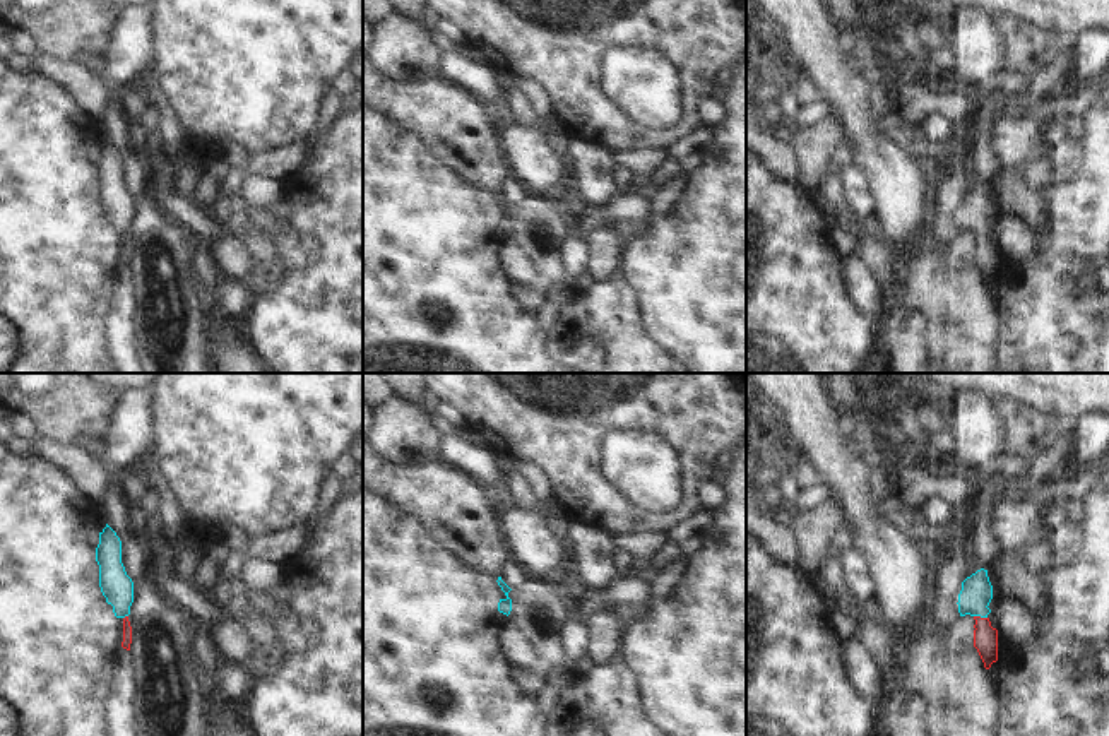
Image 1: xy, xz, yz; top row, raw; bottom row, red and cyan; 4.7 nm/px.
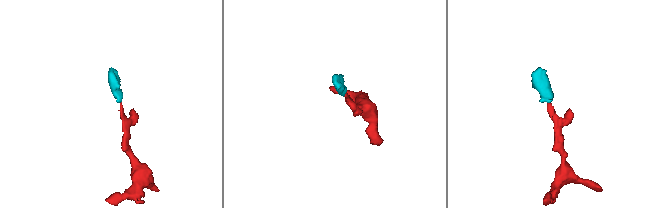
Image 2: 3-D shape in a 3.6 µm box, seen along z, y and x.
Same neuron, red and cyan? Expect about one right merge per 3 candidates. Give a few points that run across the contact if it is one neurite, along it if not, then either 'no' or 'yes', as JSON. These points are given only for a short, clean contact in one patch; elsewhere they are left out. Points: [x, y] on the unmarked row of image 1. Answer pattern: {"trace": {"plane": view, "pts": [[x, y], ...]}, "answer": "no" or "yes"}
{"trace": {"plane": "yz", "pts": [[984, 252], [979, 233], [976, 211]]}, "answer": "yes"}

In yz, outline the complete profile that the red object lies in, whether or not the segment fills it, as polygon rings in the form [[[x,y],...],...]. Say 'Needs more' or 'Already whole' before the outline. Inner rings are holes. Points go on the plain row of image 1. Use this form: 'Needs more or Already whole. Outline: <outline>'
Needs more. Outline: [[[981,185],[962,199],[958,211],[960,233],[970,231],[974,241],[974,264],[977,265],[984,284],[989,286],[998,277],[998,246],[991,243],[987,224],[993,216],[993,202],[987,187]]]

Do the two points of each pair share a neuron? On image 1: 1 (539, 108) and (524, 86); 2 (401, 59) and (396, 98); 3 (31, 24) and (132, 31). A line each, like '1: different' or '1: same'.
1: same
2: different
3: different

